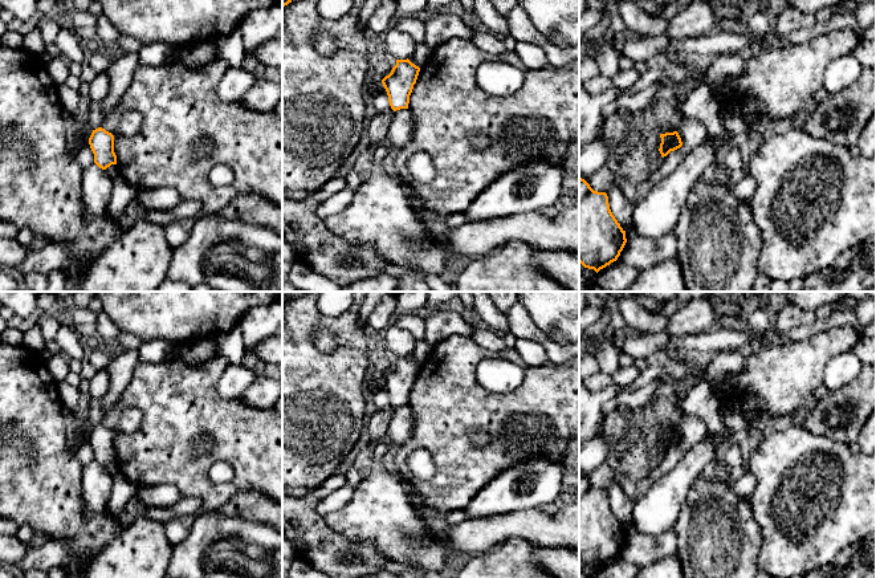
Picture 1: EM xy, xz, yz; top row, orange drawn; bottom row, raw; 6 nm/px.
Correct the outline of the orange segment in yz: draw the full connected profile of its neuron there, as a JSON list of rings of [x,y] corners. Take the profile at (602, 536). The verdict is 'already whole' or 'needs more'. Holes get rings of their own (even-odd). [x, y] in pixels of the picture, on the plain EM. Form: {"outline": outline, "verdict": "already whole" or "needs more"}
{"outline": [[[579,475],[579,559],[596,570],[616,558],[627,540],[626,528],[612,512],[606,489],[594,488]]], "verdict": "already whole"}

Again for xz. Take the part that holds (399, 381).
{"outline": [[[396,357],[391,370],[382,376],[394,408],[408,406],[410,392],[416,380],[420,365],[407,357]]], "verdict": "already whole"}

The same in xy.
{"outline": [[[102,424],[93,427],[89,435],[90,445],[94,451],[94,460],[106,467],[111,461],[117,461],[114,449],[114,432]]], "verdict": "already whole"}

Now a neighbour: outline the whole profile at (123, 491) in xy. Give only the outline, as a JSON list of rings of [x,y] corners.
[[[121,473],[113,477],[113,492],[107,504],[107,509],[109,509],[109,513],[115,520],[119,520],[127,502],[135,497],[137,491],[138,491],[138,487],[131,484]]]

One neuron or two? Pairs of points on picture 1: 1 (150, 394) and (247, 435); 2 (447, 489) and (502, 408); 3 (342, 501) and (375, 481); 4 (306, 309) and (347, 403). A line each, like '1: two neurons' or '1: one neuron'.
1: one neuron
2: one neuron
3: two neurons
4: one neuron

